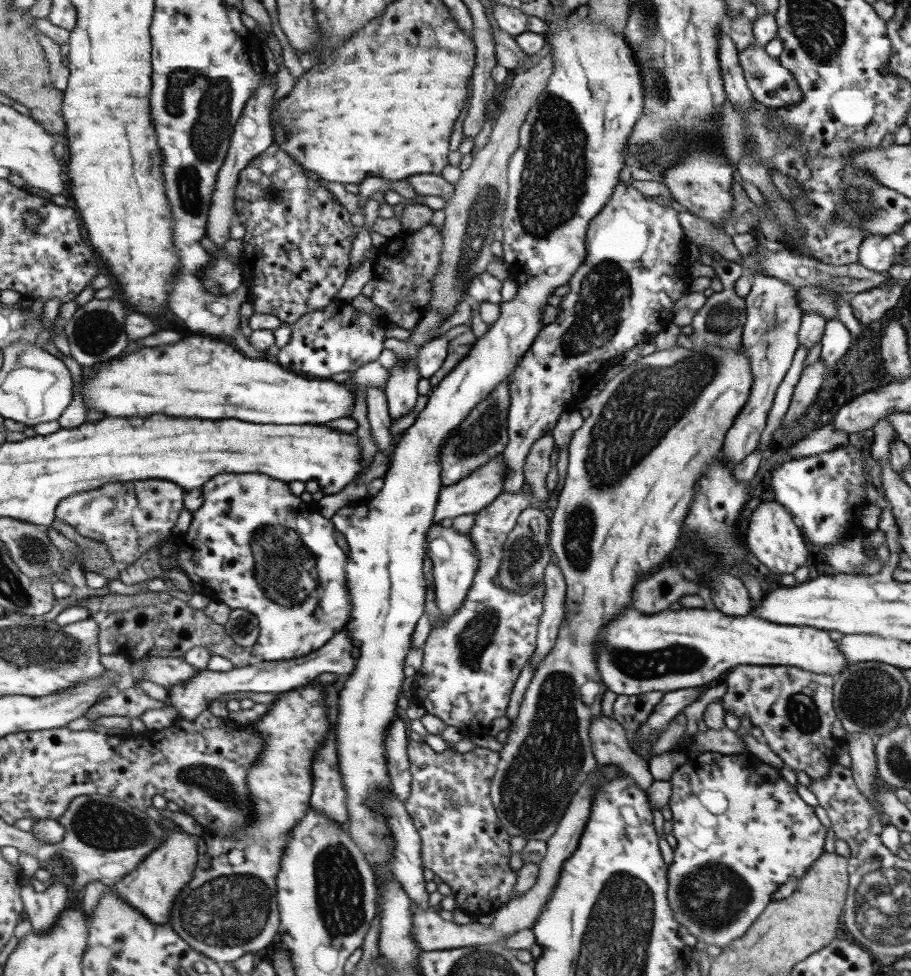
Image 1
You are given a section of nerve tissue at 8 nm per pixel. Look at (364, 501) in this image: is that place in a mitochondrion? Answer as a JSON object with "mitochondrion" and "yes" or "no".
{"mitochondrion":"no"}

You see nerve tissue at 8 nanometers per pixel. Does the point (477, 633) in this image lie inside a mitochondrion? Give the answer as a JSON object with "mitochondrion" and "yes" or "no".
{"mitochondrion":"yes"}

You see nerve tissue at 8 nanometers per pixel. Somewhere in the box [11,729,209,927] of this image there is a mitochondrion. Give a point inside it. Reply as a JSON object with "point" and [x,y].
{"point":[105,825]}

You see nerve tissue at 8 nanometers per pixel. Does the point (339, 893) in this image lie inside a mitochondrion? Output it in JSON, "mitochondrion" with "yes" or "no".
{"mitochondrion":"yes"}

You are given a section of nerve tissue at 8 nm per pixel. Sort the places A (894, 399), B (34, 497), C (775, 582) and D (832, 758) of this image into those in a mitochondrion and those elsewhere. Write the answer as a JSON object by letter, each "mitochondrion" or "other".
{"A":"other","B":"other","C":"other","D":"other"}

